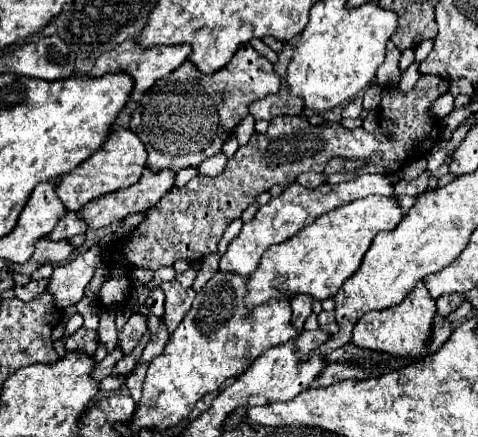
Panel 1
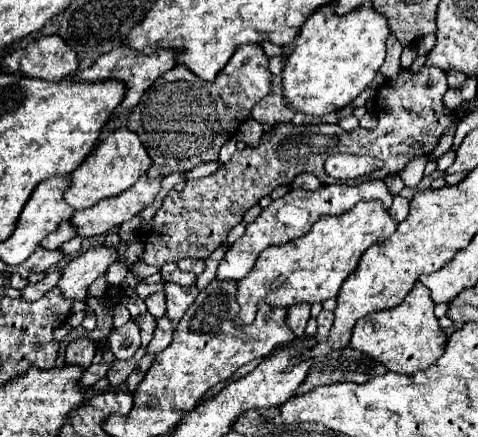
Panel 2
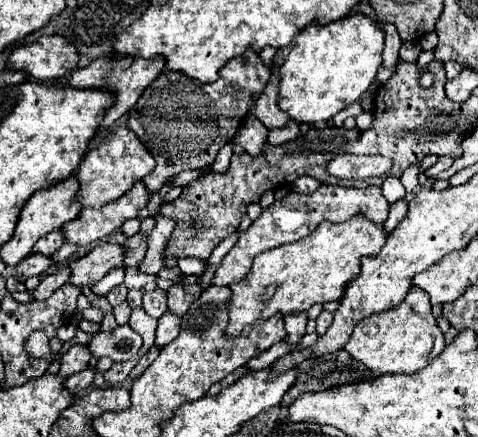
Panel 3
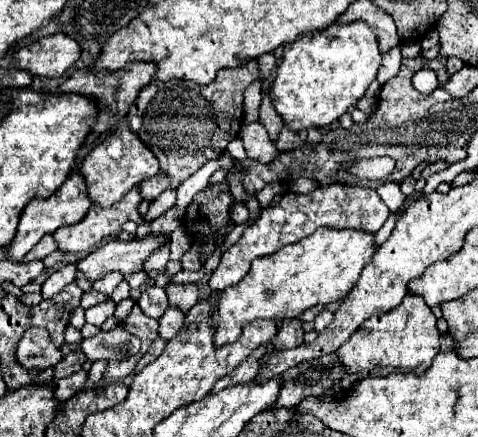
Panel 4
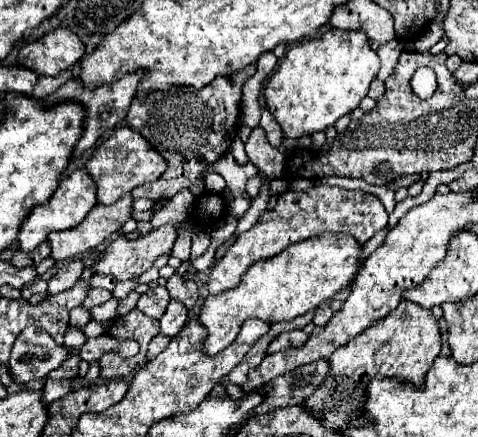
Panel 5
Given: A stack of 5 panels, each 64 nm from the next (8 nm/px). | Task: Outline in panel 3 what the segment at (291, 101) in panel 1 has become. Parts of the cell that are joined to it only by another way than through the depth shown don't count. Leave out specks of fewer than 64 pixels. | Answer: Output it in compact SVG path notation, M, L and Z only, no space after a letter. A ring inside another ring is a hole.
M262 92L256 102L256 118L268 128L284 128L288 122L288 116L276 106L274 92Z

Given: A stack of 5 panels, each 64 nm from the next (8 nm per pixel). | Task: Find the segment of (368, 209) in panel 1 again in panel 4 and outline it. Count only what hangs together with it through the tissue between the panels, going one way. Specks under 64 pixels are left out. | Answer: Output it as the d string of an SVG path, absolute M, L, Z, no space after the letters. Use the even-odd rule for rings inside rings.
M318 228L312 236L300 240L298 244L288 244L272 256L256 258L248 276L244 276L240 284L226 288L218 296L218 304L210 316L214 344L224 346L234 342L242 332L242 324L256 318L272 318L280 322L284 318L298 318L304 310L316 304L344 300L360 278L362 268L372 260L374 252L374 234L360 230Z

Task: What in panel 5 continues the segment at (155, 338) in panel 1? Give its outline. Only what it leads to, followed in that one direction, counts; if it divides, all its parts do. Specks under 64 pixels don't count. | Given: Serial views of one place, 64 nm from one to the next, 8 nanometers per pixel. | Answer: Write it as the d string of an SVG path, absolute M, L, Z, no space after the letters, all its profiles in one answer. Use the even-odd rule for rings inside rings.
M170 300L164 316L160 318L160 332L174 338L186 324L188 320L188 308L184 308L184 304L180 304L178 300Z

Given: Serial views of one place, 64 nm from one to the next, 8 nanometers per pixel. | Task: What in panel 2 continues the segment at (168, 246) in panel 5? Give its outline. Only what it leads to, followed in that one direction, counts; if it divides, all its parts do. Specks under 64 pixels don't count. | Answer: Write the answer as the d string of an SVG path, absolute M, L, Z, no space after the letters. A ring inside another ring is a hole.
M98 246L90 248L88 252L80 254L78 258L70 260L62 270L62 280L58 286L62 288L68 300L84 300L88 286L102 274L106 274L108 266L118 260L114 248Z

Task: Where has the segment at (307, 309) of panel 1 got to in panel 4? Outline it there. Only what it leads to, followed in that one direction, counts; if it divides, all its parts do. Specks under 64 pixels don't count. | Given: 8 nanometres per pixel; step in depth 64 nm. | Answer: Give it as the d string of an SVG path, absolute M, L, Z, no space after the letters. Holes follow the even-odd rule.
M284 320L282 328L276 334L276 340L272 340L272 348L274 350L286 350L286 348L294 348L300 346L304 340L304 330L300 320Z

